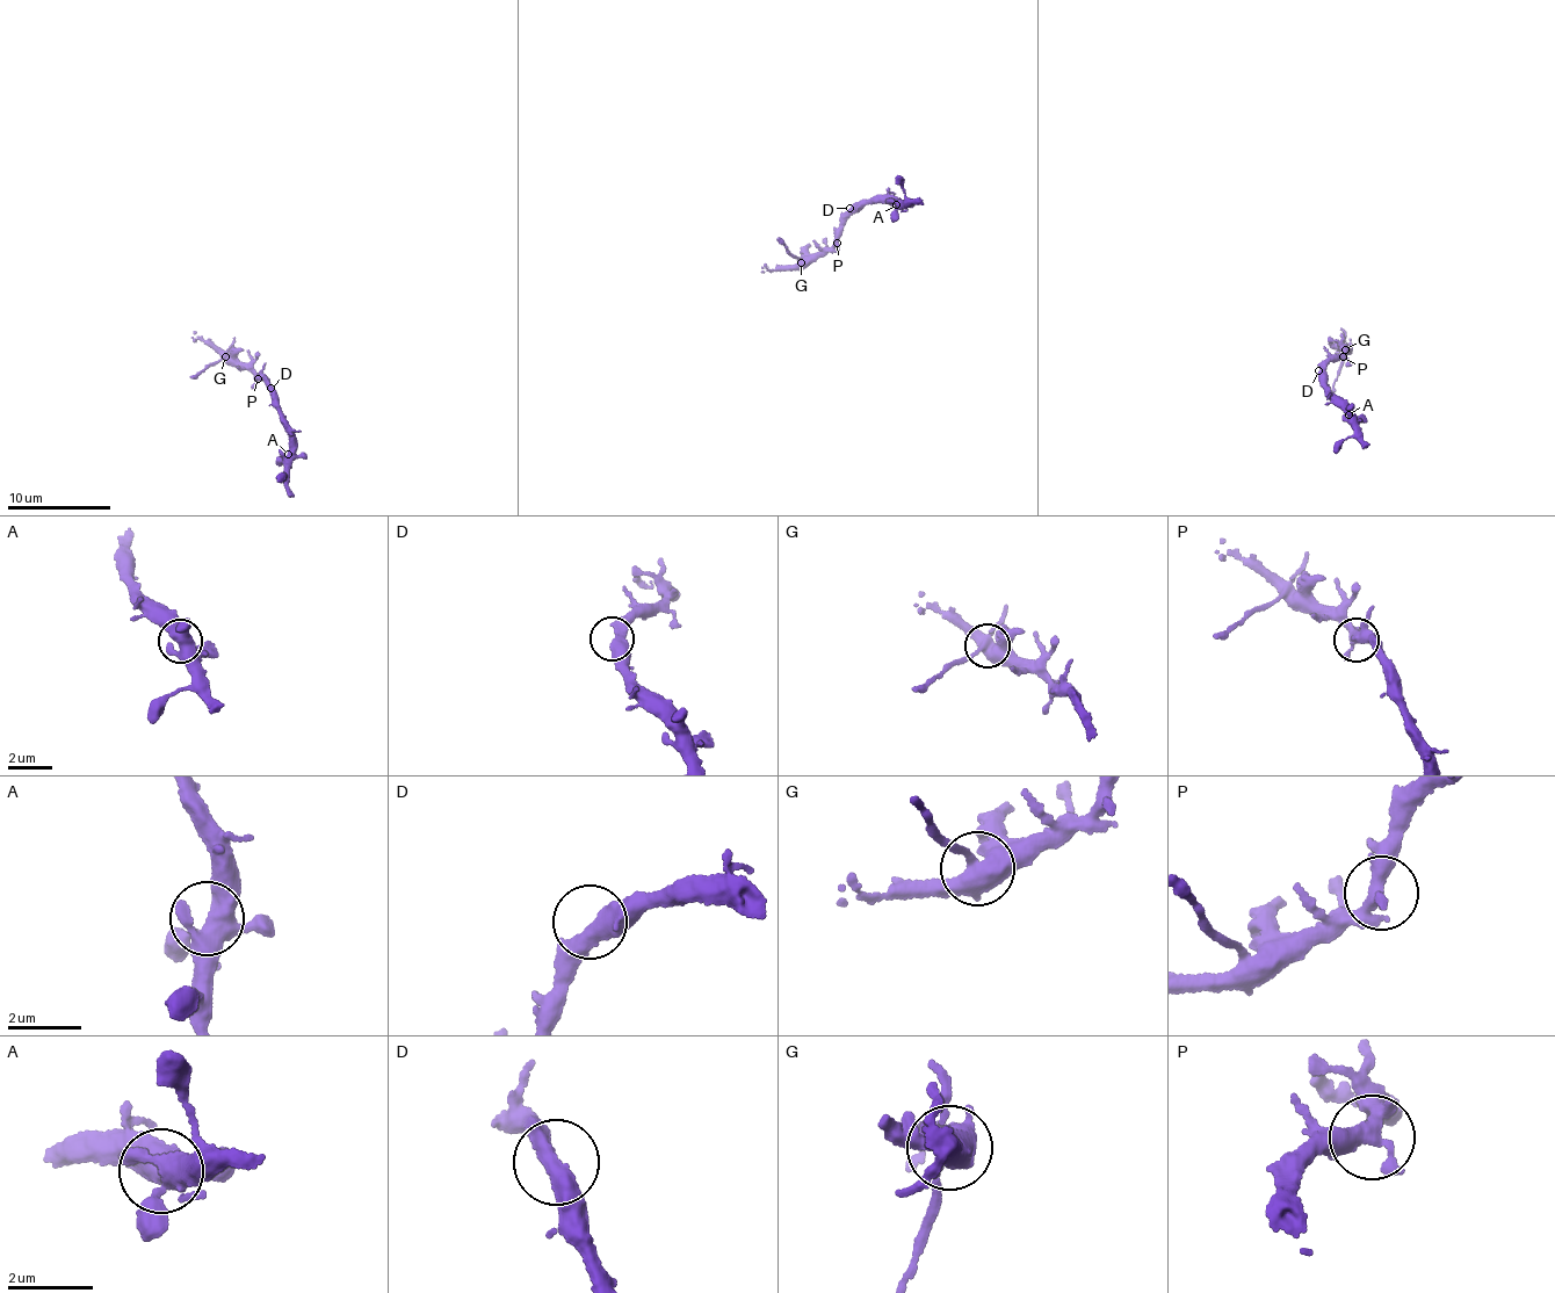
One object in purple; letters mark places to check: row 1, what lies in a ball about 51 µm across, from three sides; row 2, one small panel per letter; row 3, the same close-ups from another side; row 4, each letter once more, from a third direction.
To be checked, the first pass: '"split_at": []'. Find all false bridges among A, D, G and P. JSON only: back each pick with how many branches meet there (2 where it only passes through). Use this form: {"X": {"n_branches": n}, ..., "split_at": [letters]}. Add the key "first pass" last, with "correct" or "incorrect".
{"G": {"n_branches": 5}, "split_at": ["G"], "first pass": "incorrect"}

